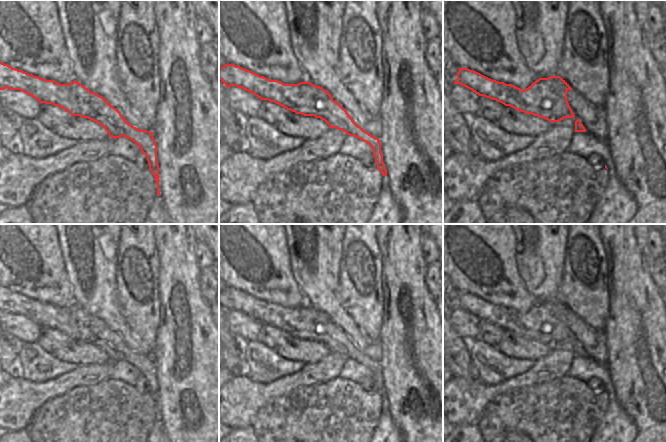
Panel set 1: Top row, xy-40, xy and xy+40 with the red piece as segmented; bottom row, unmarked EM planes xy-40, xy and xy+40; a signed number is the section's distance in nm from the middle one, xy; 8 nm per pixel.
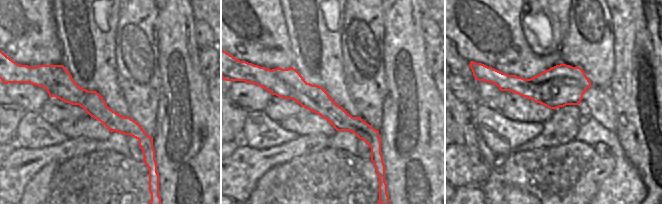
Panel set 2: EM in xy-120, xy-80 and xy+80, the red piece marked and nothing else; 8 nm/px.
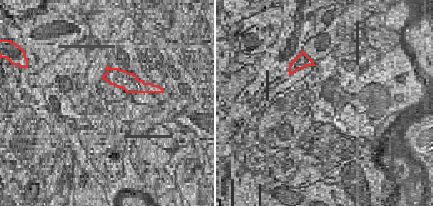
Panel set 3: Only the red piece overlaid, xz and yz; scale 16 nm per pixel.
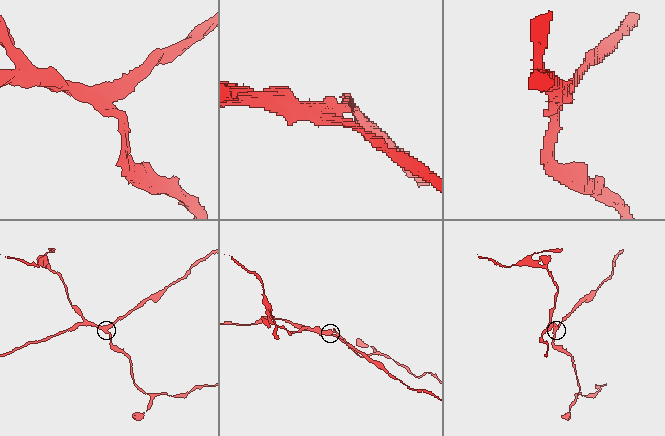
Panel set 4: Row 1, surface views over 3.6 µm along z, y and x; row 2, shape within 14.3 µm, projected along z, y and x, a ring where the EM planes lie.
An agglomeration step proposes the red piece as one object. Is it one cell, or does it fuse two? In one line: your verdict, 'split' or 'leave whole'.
split

